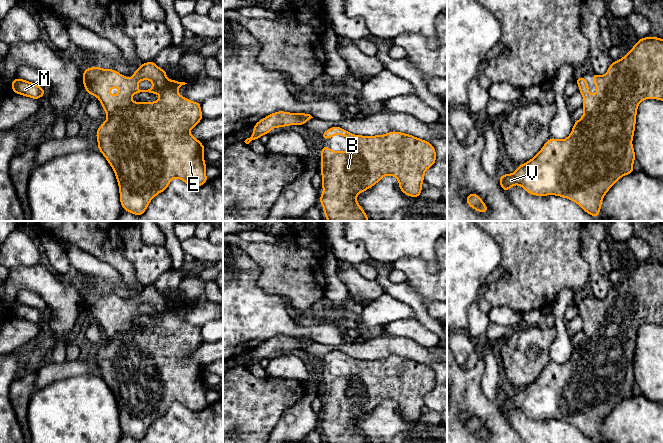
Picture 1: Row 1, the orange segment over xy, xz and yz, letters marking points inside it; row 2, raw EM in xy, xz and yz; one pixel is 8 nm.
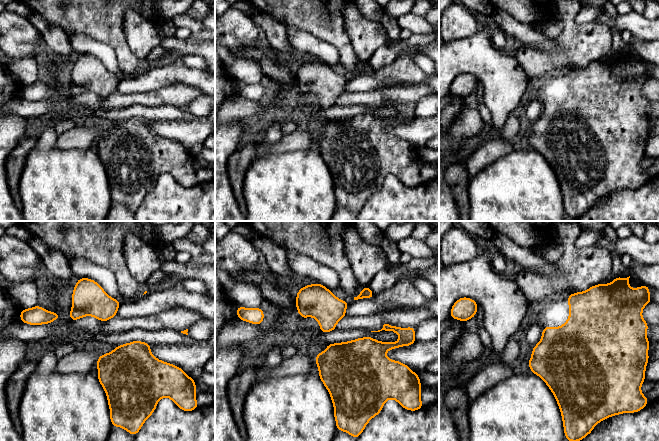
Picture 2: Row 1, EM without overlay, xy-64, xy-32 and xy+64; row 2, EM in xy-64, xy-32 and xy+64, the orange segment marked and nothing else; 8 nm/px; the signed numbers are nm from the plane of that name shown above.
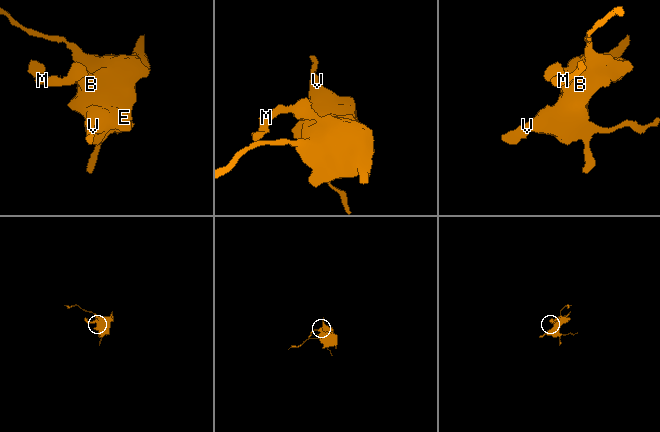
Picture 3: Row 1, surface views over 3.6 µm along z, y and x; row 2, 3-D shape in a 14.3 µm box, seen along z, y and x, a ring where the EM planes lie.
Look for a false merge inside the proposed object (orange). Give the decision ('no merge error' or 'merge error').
no merge error

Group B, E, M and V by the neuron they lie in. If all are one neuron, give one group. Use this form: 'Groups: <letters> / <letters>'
Groups: B E M V

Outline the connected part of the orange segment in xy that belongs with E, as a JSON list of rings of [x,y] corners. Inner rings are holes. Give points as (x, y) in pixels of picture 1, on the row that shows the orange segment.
[[[154,61],[142,63],[131,79],[114,69],[96,66],[83,69],[83,80],[88,95],[96,96],[106,112],[107,119],[96,132],[98,150],[115,172],[123,210],[140,217],[151,200],[165,191],[173,178],[192,187],[202,186],[208,181],[205,146],[189,133],[203,119],[201,103],[191,101],[177,91],[187,83],[168,80],[166,70],[159,68]],[[142,80],[150,80],[153,87],[140,90],[137,85]],[[113,87],[120,89],[115,96],[110,95]],[[140,92],[160,94],[161,97],[154,102],[134,102],[131,96]]]

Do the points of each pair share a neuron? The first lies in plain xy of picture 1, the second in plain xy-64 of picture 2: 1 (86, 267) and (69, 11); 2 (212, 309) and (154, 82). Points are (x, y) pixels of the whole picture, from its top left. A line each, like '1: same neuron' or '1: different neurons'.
1: different neurons
2: different neurons

